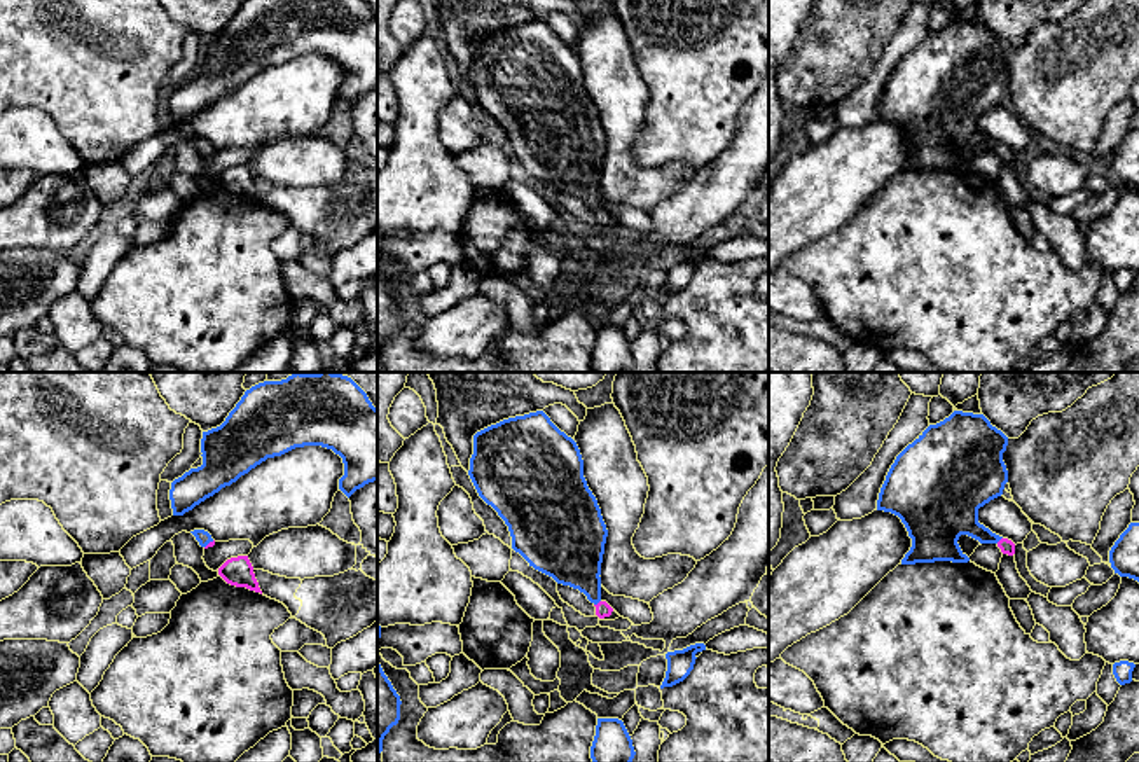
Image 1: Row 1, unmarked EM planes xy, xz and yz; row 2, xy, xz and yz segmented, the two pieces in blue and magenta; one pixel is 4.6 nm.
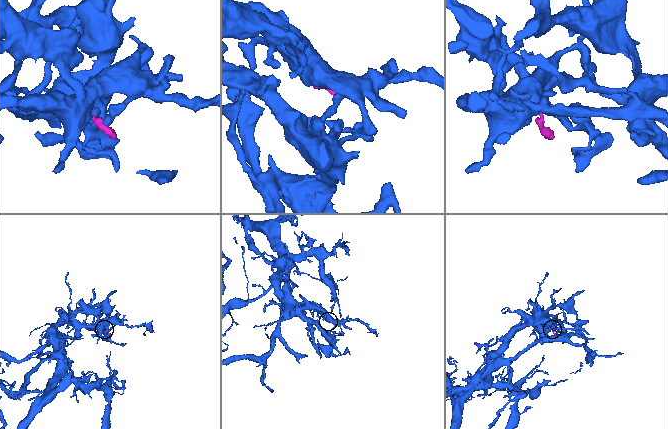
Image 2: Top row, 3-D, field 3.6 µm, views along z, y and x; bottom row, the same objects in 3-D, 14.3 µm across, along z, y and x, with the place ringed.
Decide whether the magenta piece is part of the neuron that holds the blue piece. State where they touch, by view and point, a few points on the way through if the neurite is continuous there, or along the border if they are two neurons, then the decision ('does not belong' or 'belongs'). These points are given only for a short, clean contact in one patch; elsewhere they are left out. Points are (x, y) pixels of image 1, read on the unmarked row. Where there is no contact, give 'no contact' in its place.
meets blue in xz at (596, 212); runs through xz (572, 165), (589, 191), (596, 212), (603, 217); belongs

